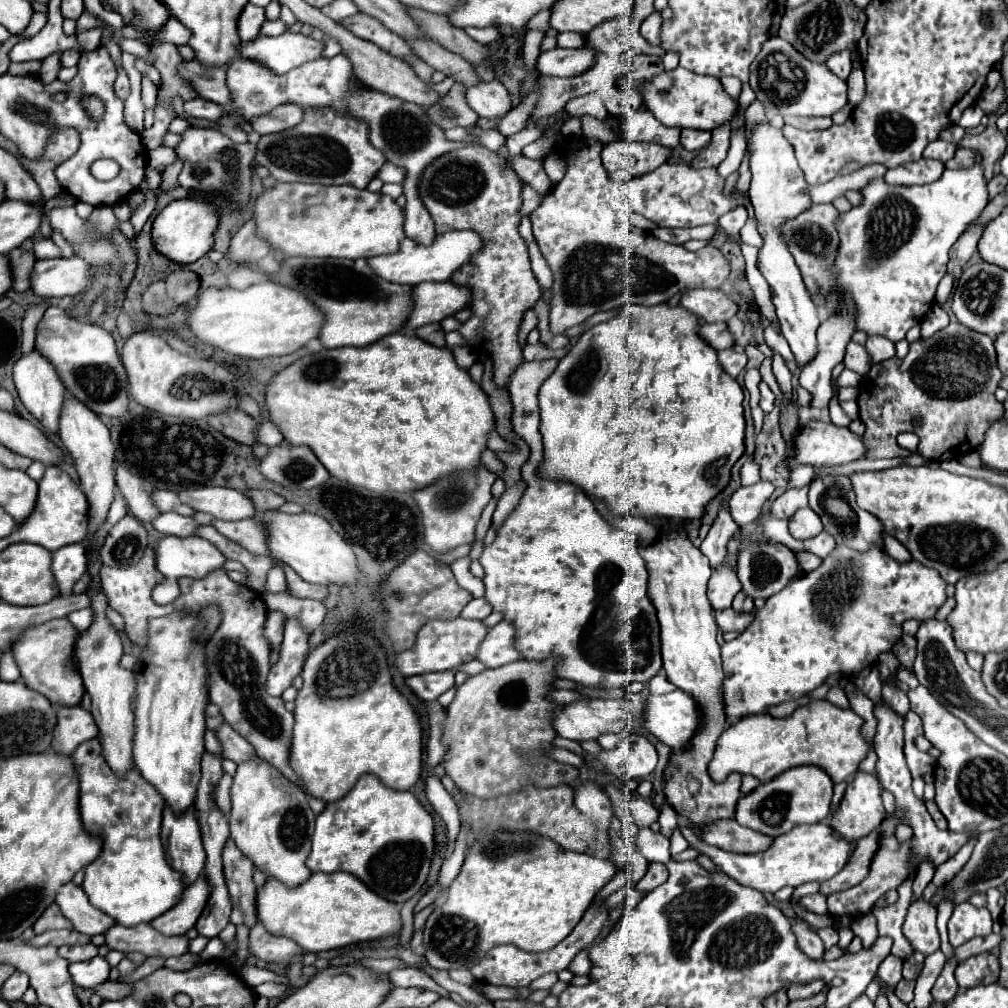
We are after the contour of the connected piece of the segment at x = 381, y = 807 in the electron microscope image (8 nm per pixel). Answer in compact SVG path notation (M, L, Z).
M374 774L358 778L356 786L316 818L312 852L306 866L312 872L350 872L366 886L396 904L418 894L434 858L434 818L410 790L390 790Z

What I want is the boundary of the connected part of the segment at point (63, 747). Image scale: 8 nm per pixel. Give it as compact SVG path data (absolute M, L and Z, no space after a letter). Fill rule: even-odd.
M60 706L56 712L56 728L52 748L60 754L72 754L82 742L98 736L98 726L88 710L78 706Z

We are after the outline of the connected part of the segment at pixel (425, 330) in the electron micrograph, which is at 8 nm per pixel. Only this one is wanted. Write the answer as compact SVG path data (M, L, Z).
M426 324L426 326L420 326L420 328L416 328L414 330L414 334L418 336L418 338L422 338L422 340L426 340L428 344L432 344L432 346L446 346L446 342L444 342L444 330L440 328L440 324Z

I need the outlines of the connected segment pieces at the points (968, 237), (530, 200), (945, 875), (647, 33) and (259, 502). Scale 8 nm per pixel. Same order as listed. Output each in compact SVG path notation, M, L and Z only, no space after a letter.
M970 226L950 248L950 262L948 262L948 274L952 274L956 280L962 276L964 264L970 260L970 256L976 252L976 244L982 236L984 228Z
M524 184L522 194L524 194L524 202L522 202L522 212L520 212L520 216L524 218L524 216L528 216L528 214L540 204L540 194L538 194L536 190L532 190L528 184Z
M970 840L966 846L962 846L962 848L958 850L956 856L952 856L948 862L940 864L940 866L936 868L936 872L934 872L934 880L932 880L932 882L934 882L938 888L940 888L942 884L948 884L948 878L956 876L956 874L960 872L960 868L970 860L974 846L976 846L976 840Z
M654 10L654 12L652 12L652 14L642 22L642 26L640 26L640 34L642 34L648 42L652 42L652 44L660 44L660 40L658 40L660 24L662 24L660 12Z
M250 490L248 492L254 500L254 506L258 512L270 512L270 510L278 510L282 506L282 496L268 492L268 490Z

